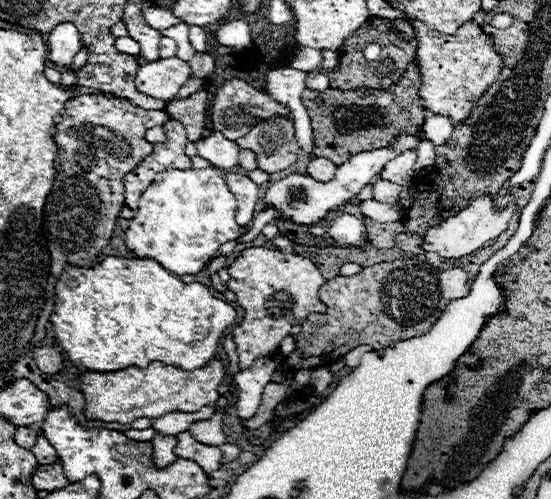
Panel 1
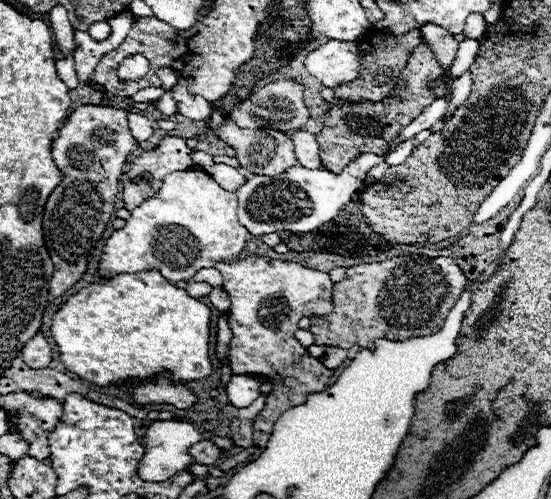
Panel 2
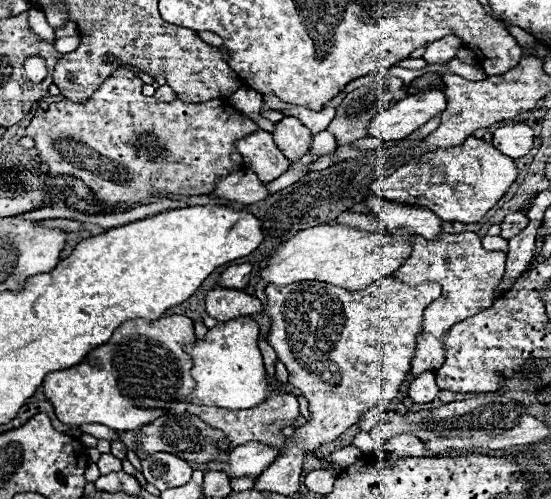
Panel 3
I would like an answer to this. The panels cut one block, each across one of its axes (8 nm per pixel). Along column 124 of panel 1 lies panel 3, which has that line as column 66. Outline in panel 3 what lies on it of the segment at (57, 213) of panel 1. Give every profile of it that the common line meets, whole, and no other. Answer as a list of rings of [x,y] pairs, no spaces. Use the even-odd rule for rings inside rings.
[[[124,68],[116,70],[110,78],[102,82],[102,86],[82,104],[72,104],[68,100],[50,104],[48,110],[38,110],[26,134],[34,138],[36,148],[42,152],[42,162],[48,164],[48,174],[70,174],[80,178],[98,198],[98,204],[88,204],[74,196],[68,198],[70,208],[80,212],[100,214],[104,208],[118,208],[128,206],[134,208],[138,204],[150,204],[146,200],[158,202],[152,194],[154,192],[170,192],[170,194],[210,194],[216,190],[218,178],[244,170],[244,162],[240,152],[236,150],[234,142],[238,138],[246,138],[252,134],[258,124],[238,112],[224,100],[208,100],[202,104],[186,104],[182,100],[160,102],[154,96],[144,96],[140,88],[140,80],[134,72]]]

